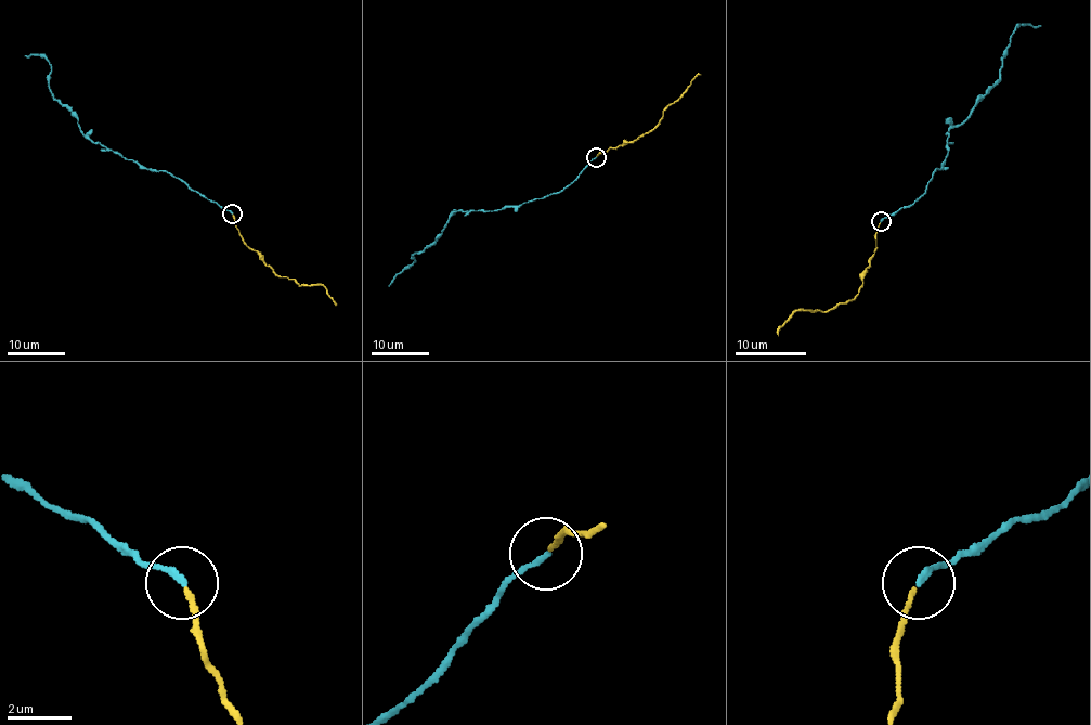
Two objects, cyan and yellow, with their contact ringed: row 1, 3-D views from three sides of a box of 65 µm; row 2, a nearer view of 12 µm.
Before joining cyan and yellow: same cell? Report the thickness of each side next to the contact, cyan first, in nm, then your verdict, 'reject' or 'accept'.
170/140 nm | accept

